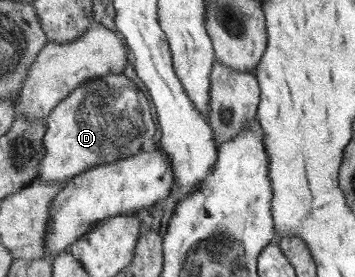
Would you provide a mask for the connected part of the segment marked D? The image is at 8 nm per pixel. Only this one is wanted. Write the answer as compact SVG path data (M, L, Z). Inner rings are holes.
M108 74L86 81L63 99L46 118L48 131L44 139L47 155L40 163L40 177L50 182L67 183L82 172L99 166L127 159L142 152L142 145L154 135L158 135L158 111L154 111L154 101L146 95L138 83L132 82L124 74Z

